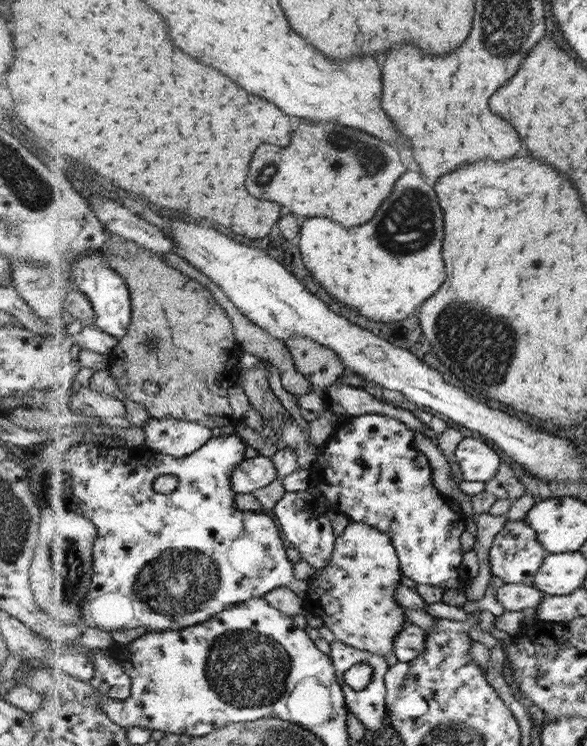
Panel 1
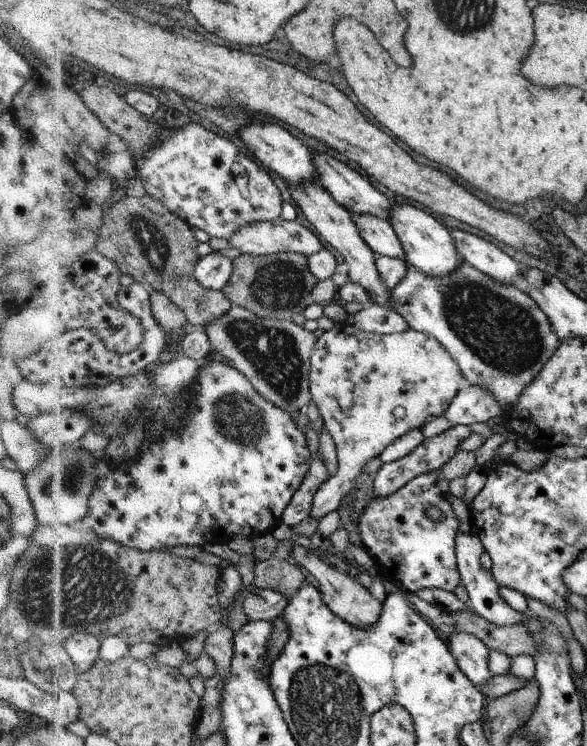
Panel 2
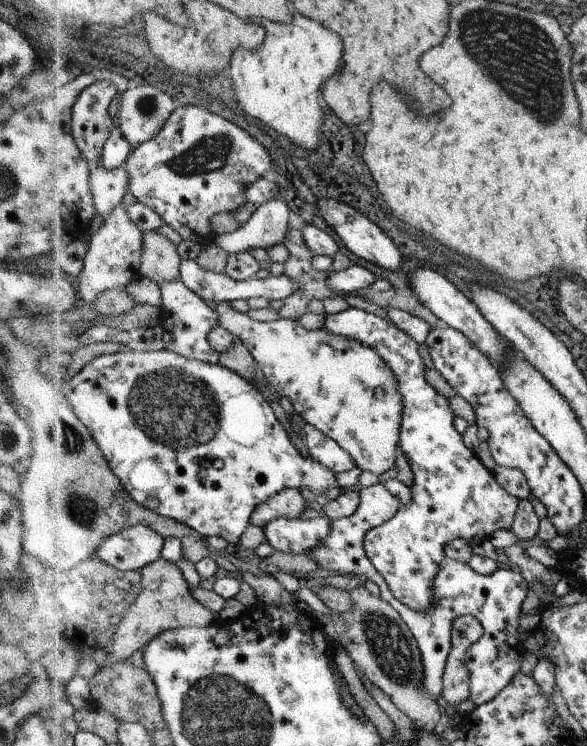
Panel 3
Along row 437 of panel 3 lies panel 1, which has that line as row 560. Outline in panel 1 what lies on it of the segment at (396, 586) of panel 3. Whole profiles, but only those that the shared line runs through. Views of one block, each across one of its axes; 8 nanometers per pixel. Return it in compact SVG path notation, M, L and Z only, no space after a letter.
M368 413L362 416L351 417L342 425L335 428L334 434L329 438L328 442L320 448L318 452L318 461L310 466L310 486L318 488L323 499L328 499L332 506L338 508L338 513L341 513L351 522L364 523L371 525L387 533L394 542L395 551L399 556L399 563L402 565L404 576L414 580L416 583L424 583L427 585L442 587L445 591L456 588L464 590L470 584L472 572L468 572L468 564L464 564L464 553L462 552L462 534L468 532L468 519L464 512L455 512L452 508L452 499L449 496L443 495L434 481L432 481L432 469L429 460L422 454L418 444L416 444L416 432L412 428L408 428L403 421L396 420L396 417L391 417L381 413Z

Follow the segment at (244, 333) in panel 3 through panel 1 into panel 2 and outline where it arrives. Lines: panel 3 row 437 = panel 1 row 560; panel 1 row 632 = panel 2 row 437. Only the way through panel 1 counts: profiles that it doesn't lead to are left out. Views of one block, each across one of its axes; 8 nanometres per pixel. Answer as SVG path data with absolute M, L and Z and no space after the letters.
M334 322L334 328L324 331L315 343L309 381L311 400L319 408L324 428L334 439L339 462L334 476L325 480L314 493L309 518L317 521L336 511L342 499L357 486L362 466L382 455L393 440L444 415L466 384L459 364L435 336L410 327L399 333L369 333L348 322Z

